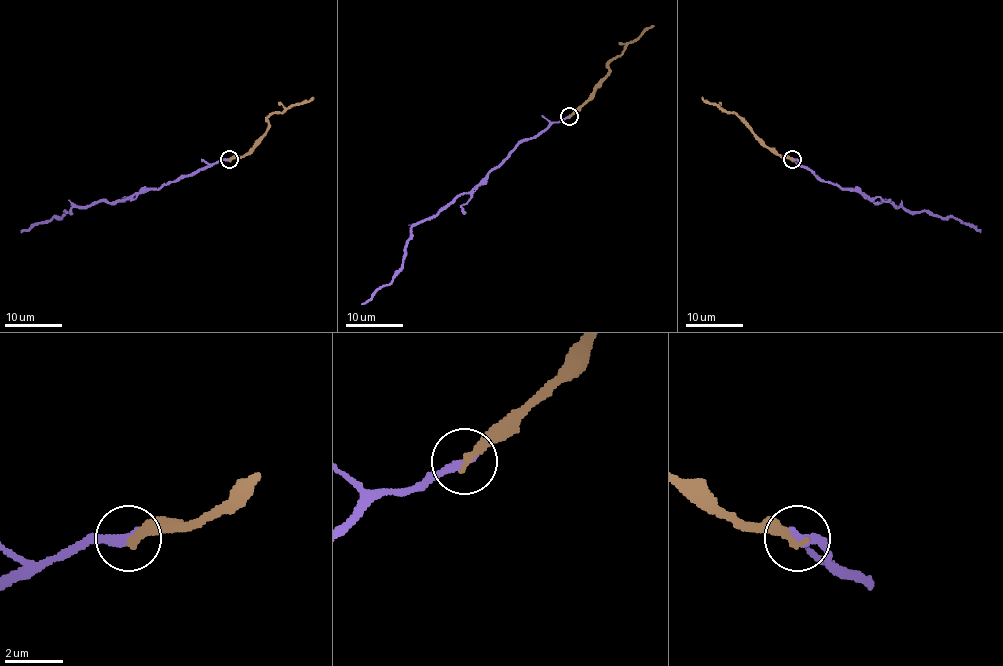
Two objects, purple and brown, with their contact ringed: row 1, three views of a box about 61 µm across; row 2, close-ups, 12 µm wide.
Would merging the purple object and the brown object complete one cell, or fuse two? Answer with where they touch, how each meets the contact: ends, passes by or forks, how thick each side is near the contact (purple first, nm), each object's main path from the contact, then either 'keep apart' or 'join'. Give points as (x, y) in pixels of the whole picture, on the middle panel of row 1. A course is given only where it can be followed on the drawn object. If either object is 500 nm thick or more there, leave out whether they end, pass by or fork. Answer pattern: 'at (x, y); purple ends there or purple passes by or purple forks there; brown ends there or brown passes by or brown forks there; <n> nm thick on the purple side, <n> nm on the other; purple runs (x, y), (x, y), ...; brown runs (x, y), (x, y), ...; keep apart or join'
at (569, 116); purple ends there; brown ends there; 340 nm thick on the purple side, 320 nm on the other; purple runs (570, 116), (523, 140), (467, 193), (458, 194), (438, 211), (418, 221), (411, 229), (401, 270), (361, 304); brown runs (570, 116), (608, 75), (608, 64), (654, 25); join

